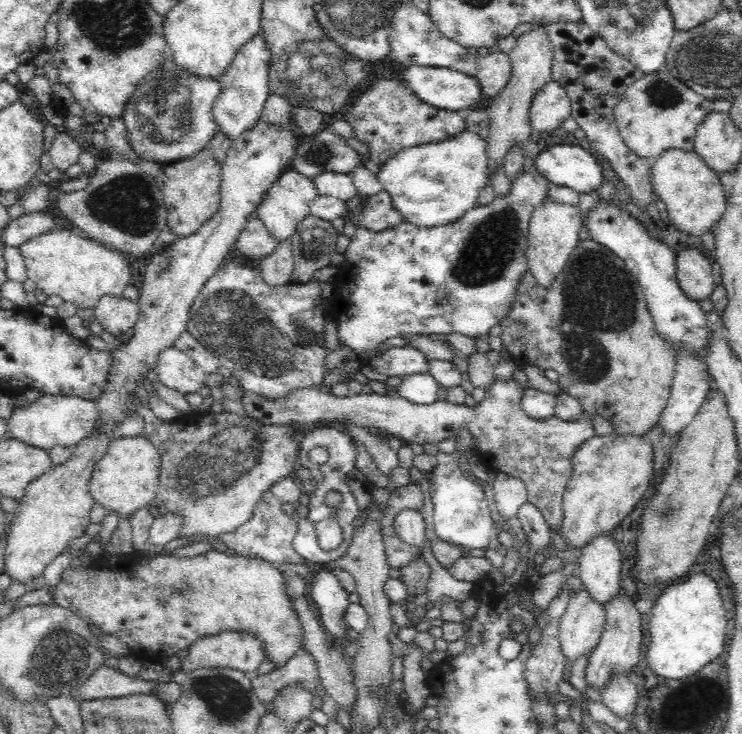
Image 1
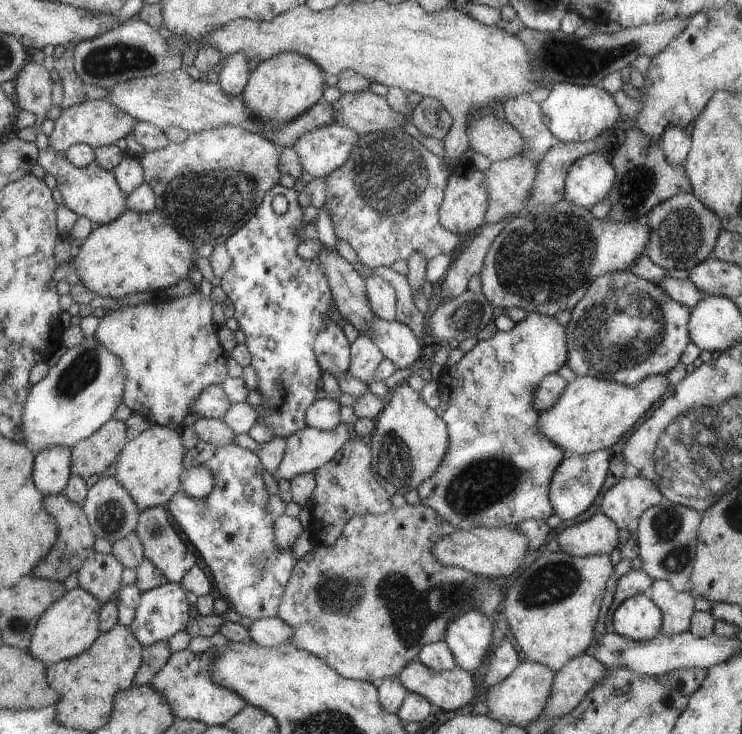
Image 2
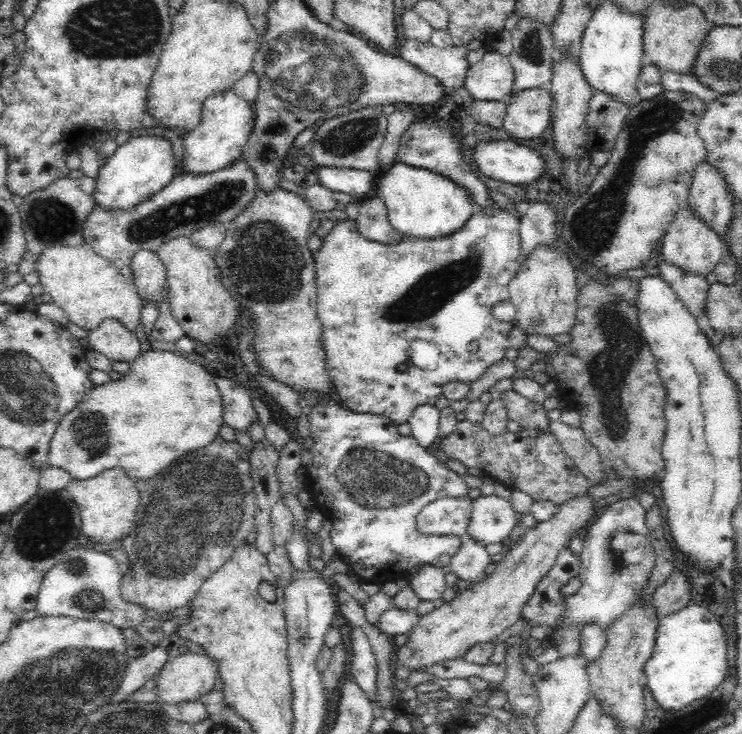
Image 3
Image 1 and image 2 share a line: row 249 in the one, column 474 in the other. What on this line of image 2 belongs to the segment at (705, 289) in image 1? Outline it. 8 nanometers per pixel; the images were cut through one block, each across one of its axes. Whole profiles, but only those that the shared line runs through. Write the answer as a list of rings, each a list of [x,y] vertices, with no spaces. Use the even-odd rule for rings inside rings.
[[[415,659],[403,666],[396,677],[409,693],[420,694],[444,711],[461,708],[476,694],[472,676],[461,668],[439,672]]]

